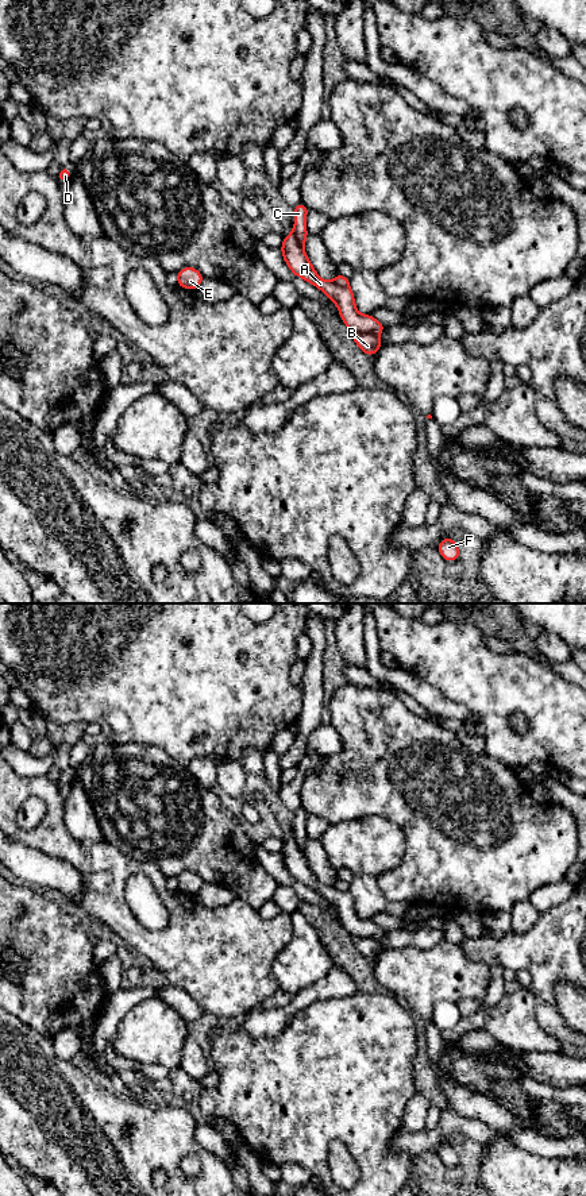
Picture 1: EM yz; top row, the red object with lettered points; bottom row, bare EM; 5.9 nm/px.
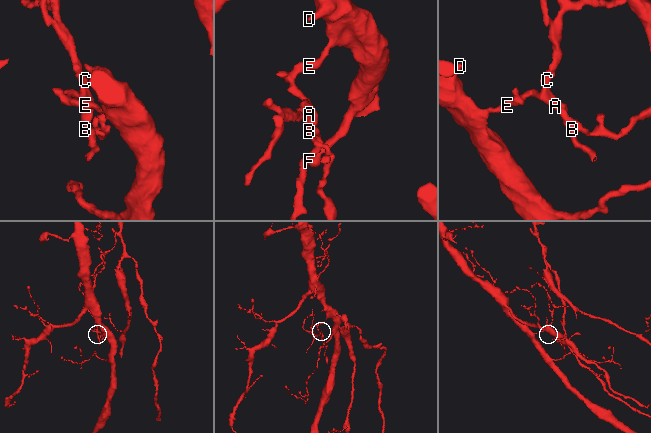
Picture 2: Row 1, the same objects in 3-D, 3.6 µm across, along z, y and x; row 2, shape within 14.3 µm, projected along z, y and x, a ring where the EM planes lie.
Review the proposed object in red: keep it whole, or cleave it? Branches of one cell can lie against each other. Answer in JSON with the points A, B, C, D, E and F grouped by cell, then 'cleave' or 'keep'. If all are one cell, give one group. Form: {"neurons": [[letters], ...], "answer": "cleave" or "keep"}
{"neurons": [["A", "D", "E", "F"], ["B", "C"]], "answer": "cleave"}

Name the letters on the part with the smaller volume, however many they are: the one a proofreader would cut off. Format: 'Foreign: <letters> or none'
Foreign: B, C

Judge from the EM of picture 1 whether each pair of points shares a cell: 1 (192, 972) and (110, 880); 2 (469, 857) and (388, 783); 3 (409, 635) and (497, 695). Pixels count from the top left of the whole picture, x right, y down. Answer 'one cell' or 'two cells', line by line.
1: one cell
2: one cell
3: one cell

